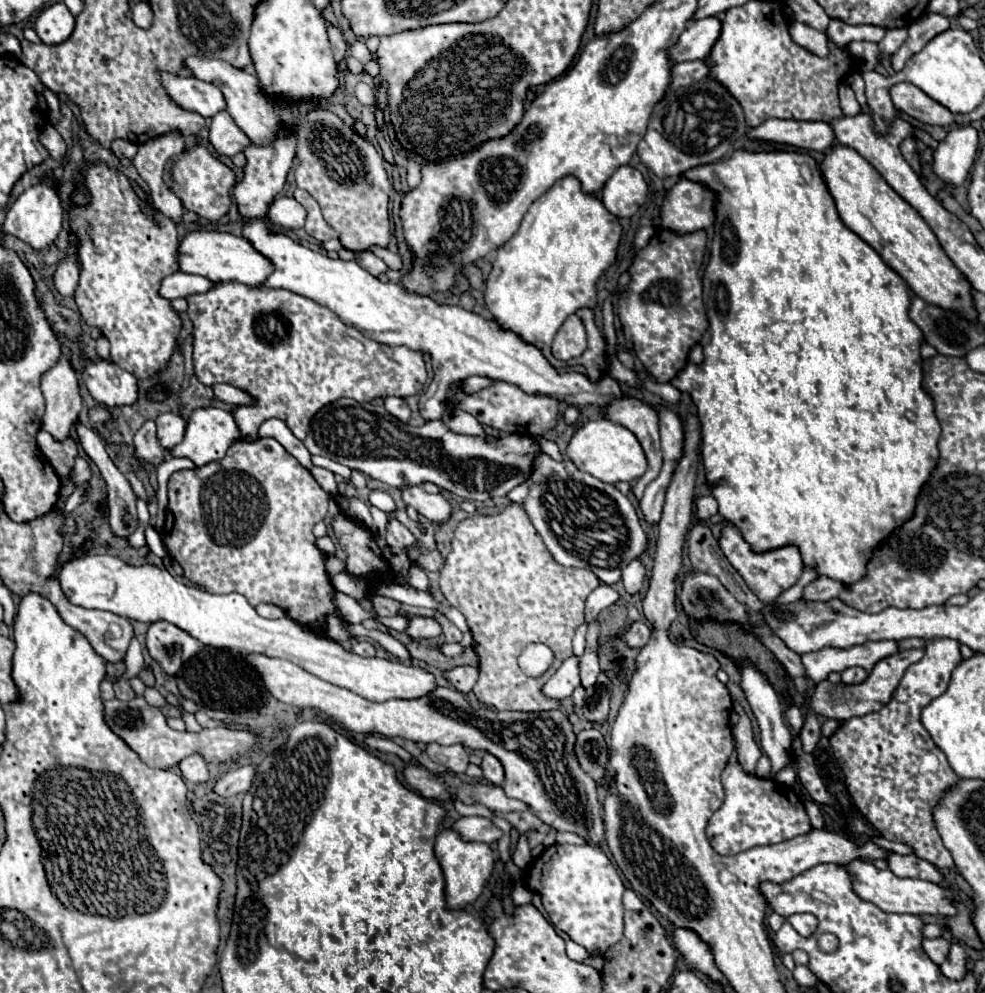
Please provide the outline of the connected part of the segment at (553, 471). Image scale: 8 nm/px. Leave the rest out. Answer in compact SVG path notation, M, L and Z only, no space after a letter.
M541 455L529 483L513 489L507 497L525 507L531 523L557 563L589 569L607 585L617 583L621 579L621 569L647 547L645 531L639 525L631 501L619 493L615 485L579 471L569 459L557 463L549 455Z

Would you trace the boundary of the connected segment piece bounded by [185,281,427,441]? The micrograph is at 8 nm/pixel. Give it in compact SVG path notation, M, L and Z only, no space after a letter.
M237 281L215 283L205 293L185 297L189 303L189 319L193 321L193 367L195 377L205 381L221 381L239 387L255 399L253 405L241 405L233 411L245 439L258 439L259 425L271 417L287 423L287 427L305 437L311 417L327 403L341 397L355 401L371 401L375 397L409 397L423 389L427 381L425 361L419 351L407 347L389 347L377 343L363 333L347 327L331 309L285 289L249 287Z

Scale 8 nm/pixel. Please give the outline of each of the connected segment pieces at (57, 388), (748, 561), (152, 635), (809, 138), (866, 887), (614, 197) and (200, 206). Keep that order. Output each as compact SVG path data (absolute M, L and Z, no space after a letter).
M63 347L61 361L49 369L41 379L41 391L47 401L43 415L43 429L57 441L65 441L73 423L79 417L83 399L79 395L77 375L69 365L69 349Z
M725 523L721 527L721 537L719 537L719 547L723 551L723 555L729 559L729 563L737 569L737 573L743 577L743 581L747 583L747 587L757 595L757 599L761 599L763 603L773 603L777 601L777 597L787 591L789 587L793 587L797 583L797 579L803 573L803 563L801 563L801 555L797 551L797 547L781 547L777 551L765 551L761 555L753 555L749 551L749 545L741 539L741 533Z
M157 621L149 625L145 643L151 659L161 665L167 677L173 677L185 661L189 661L203 649L201 641L167 621Z
M767 119L759 127L747 133L749 139L791 145L805 151L825 151L833 145L833 129L829 123L821 121L785 121L785 119Z
M851 861L849 871L855 873L855 881L853 881L853 889L857 891L857 895L865 901L875 903L879 909L883 909L885 913L909 913L909 915L945 915L945 917L953 917L957 915L955 903L953 903L953 891L945 889L937 883L931 881L923 881L923 879L901 879L895 877L889 869L877 869L871 861Z
M629 165L619 167L609 177L601 193L605 209L615 217L635 215L637 209L645 203L645 199L647 199L647 183L643 181L643 175Z
M197 145L191 151L187 151L175 165L173 165L173 193L183 201L183 205L191 211L195 211L199 217L217 221L229 211L231 205L231 187L235 185L235 173L215 159L205 147Z

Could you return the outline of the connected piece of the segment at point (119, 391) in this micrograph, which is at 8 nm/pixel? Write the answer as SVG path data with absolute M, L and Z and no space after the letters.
M109 359L87 363L81 377L97 403L113 407L131 405L137 399L137 379Z

